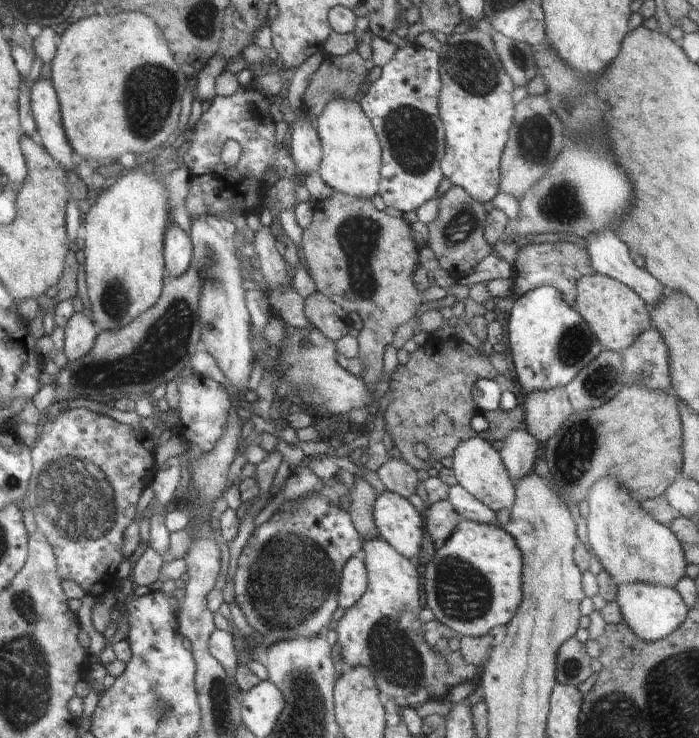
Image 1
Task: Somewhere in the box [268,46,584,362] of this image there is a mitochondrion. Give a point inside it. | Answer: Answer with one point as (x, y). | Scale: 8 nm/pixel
(410, 134)

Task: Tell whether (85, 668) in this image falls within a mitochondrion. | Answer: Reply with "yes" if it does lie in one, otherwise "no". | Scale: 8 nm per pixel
no

